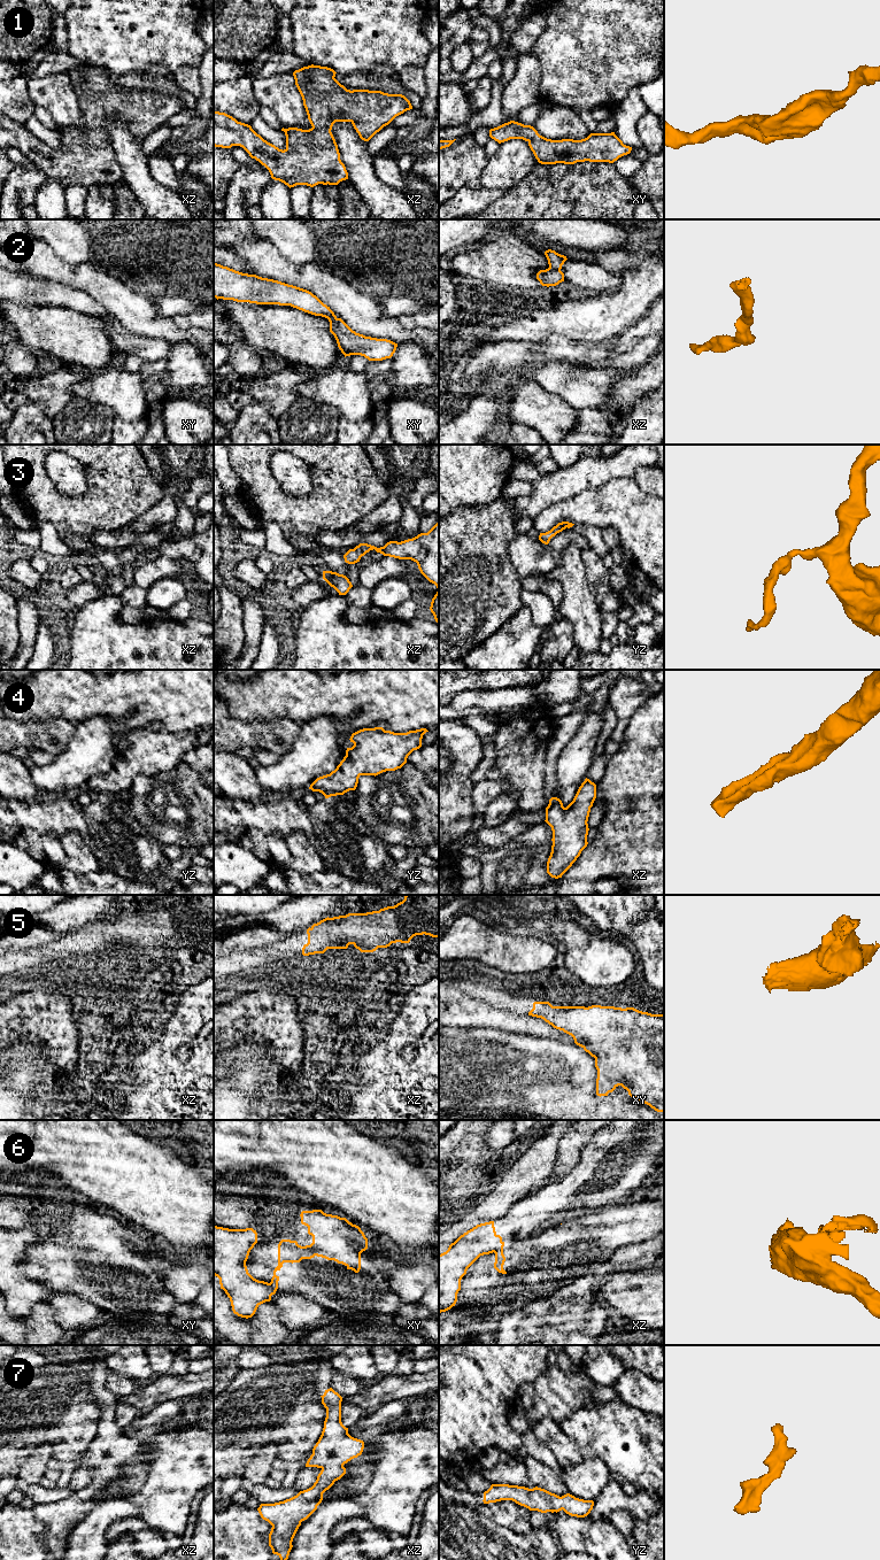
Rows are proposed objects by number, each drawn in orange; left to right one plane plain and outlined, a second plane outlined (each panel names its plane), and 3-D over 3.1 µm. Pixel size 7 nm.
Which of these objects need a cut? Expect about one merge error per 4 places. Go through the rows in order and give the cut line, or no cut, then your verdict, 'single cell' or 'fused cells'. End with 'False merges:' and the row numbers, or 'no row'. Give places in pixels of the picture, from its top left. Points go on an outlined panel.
1: no cut; single cell
2: no cut; single cell
3: no cut; single cell
4: no cut; single cell
5: no cut; single cell
6: cut in xy along (269, 1283), (276, 1290); fused cells
7: no cut; single cell
False merges: 6

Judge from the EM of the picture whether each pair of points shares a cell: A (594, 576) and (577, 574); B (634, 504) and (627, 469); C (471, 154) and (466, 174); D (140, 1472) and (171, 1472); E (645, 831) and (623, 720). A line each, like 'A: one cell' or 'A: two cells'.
A: two cells
B: two cells
C: one cell
D: two cells
E: two cells

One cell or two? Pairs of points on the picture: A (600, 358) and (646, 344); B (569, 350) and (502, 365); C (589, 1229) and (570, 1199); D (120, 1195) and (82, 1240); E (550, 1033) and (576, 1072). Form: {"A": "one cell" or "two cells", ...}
{"A": "one cell", "B": "one cell", "C": "two cells", "D": "two cells", "E": "two cells"}

